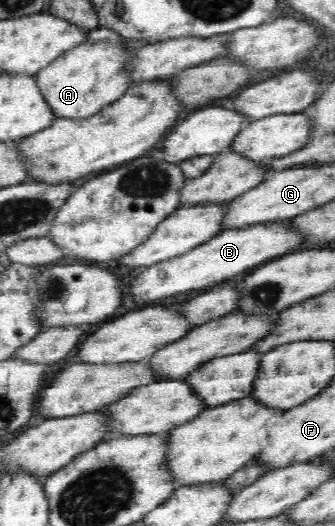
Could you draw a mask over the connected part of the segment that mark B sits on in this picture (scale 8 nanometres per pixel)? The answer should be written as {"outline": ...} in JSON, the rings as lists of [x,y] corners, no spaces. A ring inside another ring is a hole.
{"outline":[[[279,221],[251,226],[245,230],[223,230],[186,254],[147,267],[147,271],[143,271],[139,277],[128,281],[129,293],[135,303],[145,305],[145,303],[171,299],[185,291],[203,289],[207,285],[217,285],[217,283],[223,283],[225,279],[231,279],[251,269],[253,265],[261,265],[267,259],[287,253],[289,249],[297,247],[297,241],[299,241],[297,234],[289,233],[289,230],[285,229],[284,222]]]}

